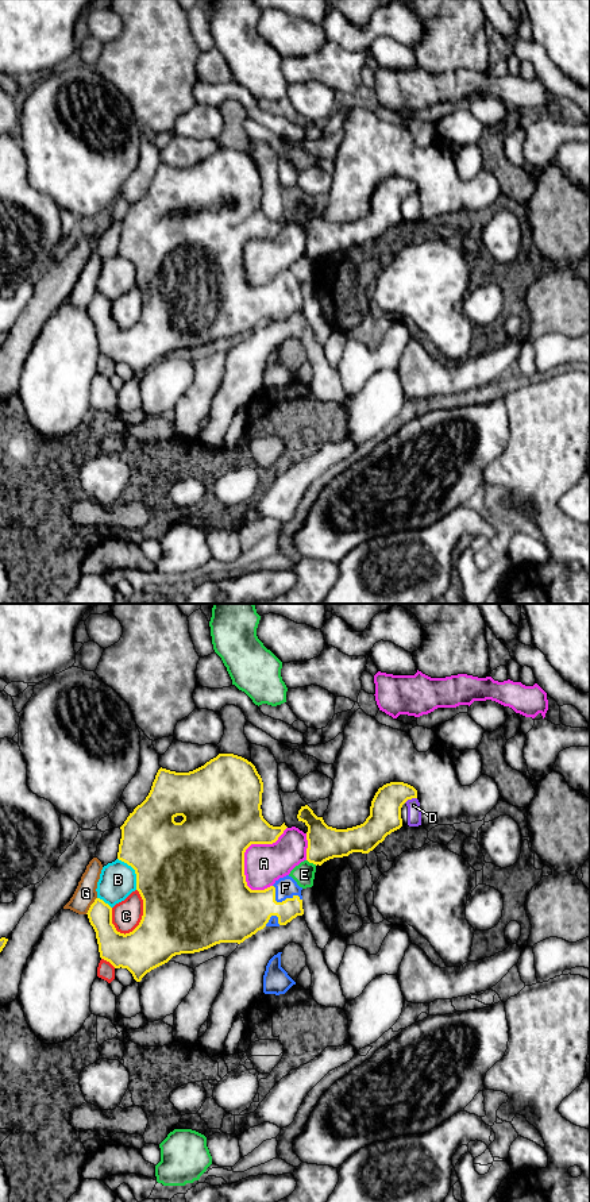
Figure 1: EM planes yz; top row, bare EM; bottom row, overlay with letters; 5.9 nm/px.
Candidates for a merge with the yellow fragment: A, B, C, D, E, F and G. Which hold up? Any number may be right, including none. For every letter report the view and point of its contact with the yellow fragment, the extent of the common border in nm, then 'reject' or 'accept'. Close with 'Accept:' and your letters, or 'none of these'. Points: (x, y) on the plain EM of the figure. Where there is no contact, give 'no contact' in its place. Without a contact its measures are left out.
A: meets yellow in yz at (247, 242); contact 440 nm long; reject
B: meets yellow in yz at (135, 266); contact 220 nm long; reject
C: meets yellow in yz at (143, 308); contact 280 nm long; reject
D: meets yellow in yz at (409, 193); contact 90 nm long; reject
E: meets yellow in yz at (312, 257); contact 70 nm long; reject
F: meets yellow in yz at (282, 296); contact 200 nm long; accept
G: meets yellow in yz at (91, 300); contact 120 nm long; reject
Accept: F

